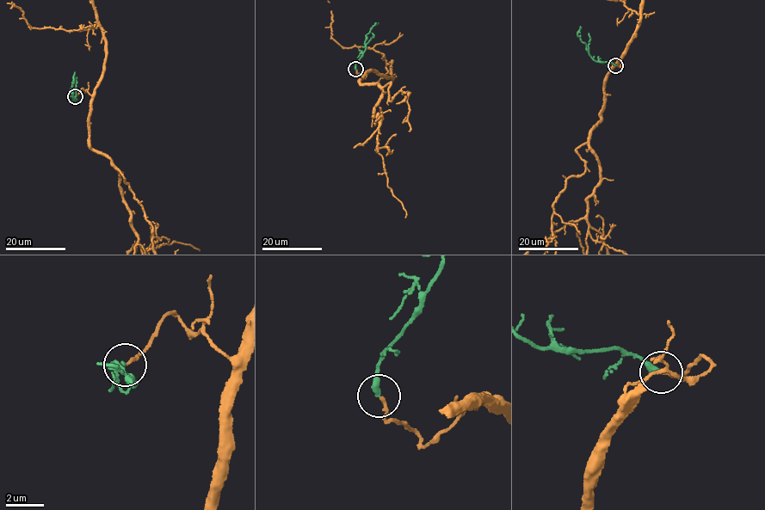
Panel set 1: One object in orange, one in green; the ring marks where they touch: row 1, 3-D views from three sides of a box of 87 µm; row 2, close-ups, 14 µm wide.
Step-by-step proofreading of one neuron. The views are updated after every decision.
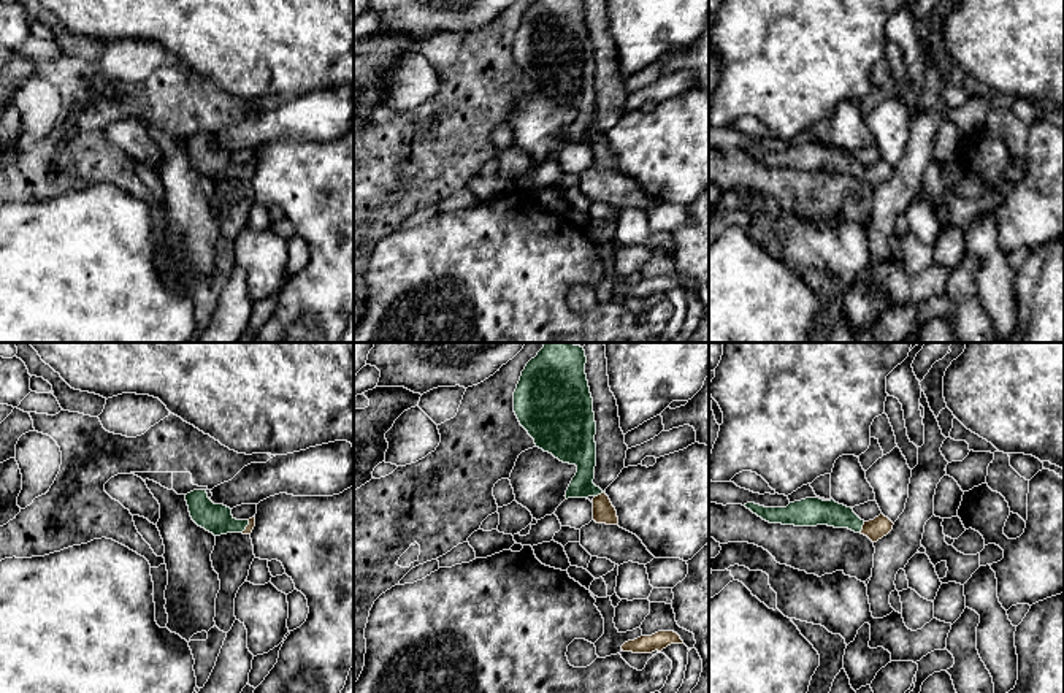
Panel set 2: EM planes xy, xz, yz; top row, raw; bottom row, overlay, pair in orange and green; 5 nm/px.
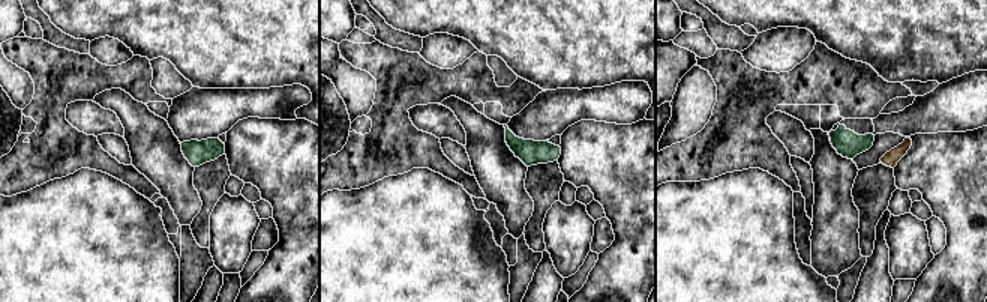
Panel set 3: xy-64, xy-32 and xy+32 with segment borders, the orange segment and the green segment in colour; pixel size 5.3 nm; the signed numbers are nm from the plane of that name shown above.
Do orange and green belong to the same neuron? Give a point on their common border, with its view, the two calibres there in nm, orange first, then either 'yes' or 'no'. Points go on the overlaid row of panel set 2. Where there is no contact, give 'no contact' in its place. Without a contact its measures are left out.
meets orange in yz at (863, 527); 100 nm thick on the orange side, 130 nm on the other; yes

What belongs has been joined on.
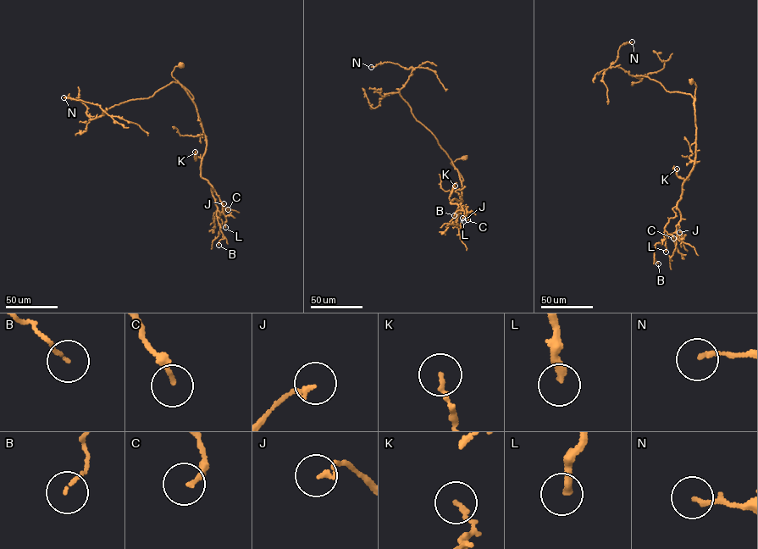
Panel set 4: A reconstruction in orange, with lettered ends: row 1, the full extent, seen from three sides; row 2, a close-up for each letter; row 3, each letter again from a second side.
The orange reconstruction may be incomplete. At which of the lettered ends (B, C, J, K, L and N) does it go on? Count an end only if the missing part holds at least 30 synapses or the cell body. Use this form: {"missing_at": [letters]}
{"missing_at": []}

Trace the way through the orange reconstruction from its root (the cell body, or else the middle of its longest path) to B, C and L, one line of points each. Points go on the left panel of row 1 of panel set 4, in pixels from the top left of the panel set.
B: (179, 64), (172, 75), (193, 97), (206, 140), (201, 174), (211, 185), (218, 207), (224, 238), (218, 245)
C: (179, 64), (174, 67), (172, 75), (193, 97), (206, 140), (201, 176), (207, 180), (223, 207), (228, 209)
L: (179, 64), (172, 75), (193, 97), (207, 143), (201, 174), (222, 202), (225, 227)

